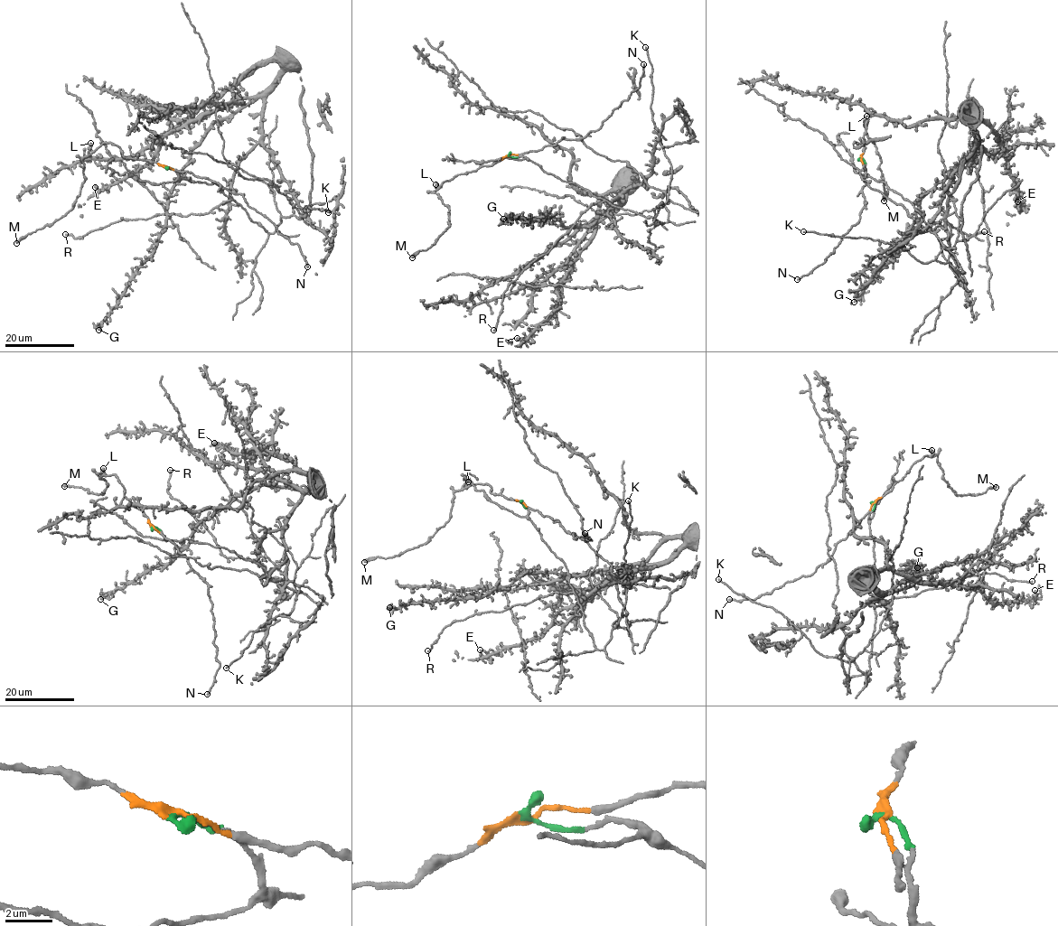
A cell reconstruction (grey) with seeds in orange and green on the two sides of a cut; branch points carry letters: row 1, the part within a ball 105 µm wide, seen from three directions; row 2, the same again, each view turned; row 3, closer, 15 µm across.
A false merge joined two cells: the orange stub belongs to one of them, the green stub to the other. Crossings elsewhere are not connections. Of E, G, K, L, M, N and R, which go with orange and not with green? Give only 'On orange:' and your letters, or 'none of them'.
On orange: L, M, N

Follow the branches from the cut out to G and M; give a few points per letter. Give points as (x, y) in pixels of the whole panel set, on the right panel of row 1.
G: (861, 158), (920, 214), (959, 278), (947, 191), (977, 148), (922, 199), (903, 247), (854, 302)
M: (861, 158), (866, 119), (867, 138), (881, 158), (883, 190), (888, 191), (884, 201)

